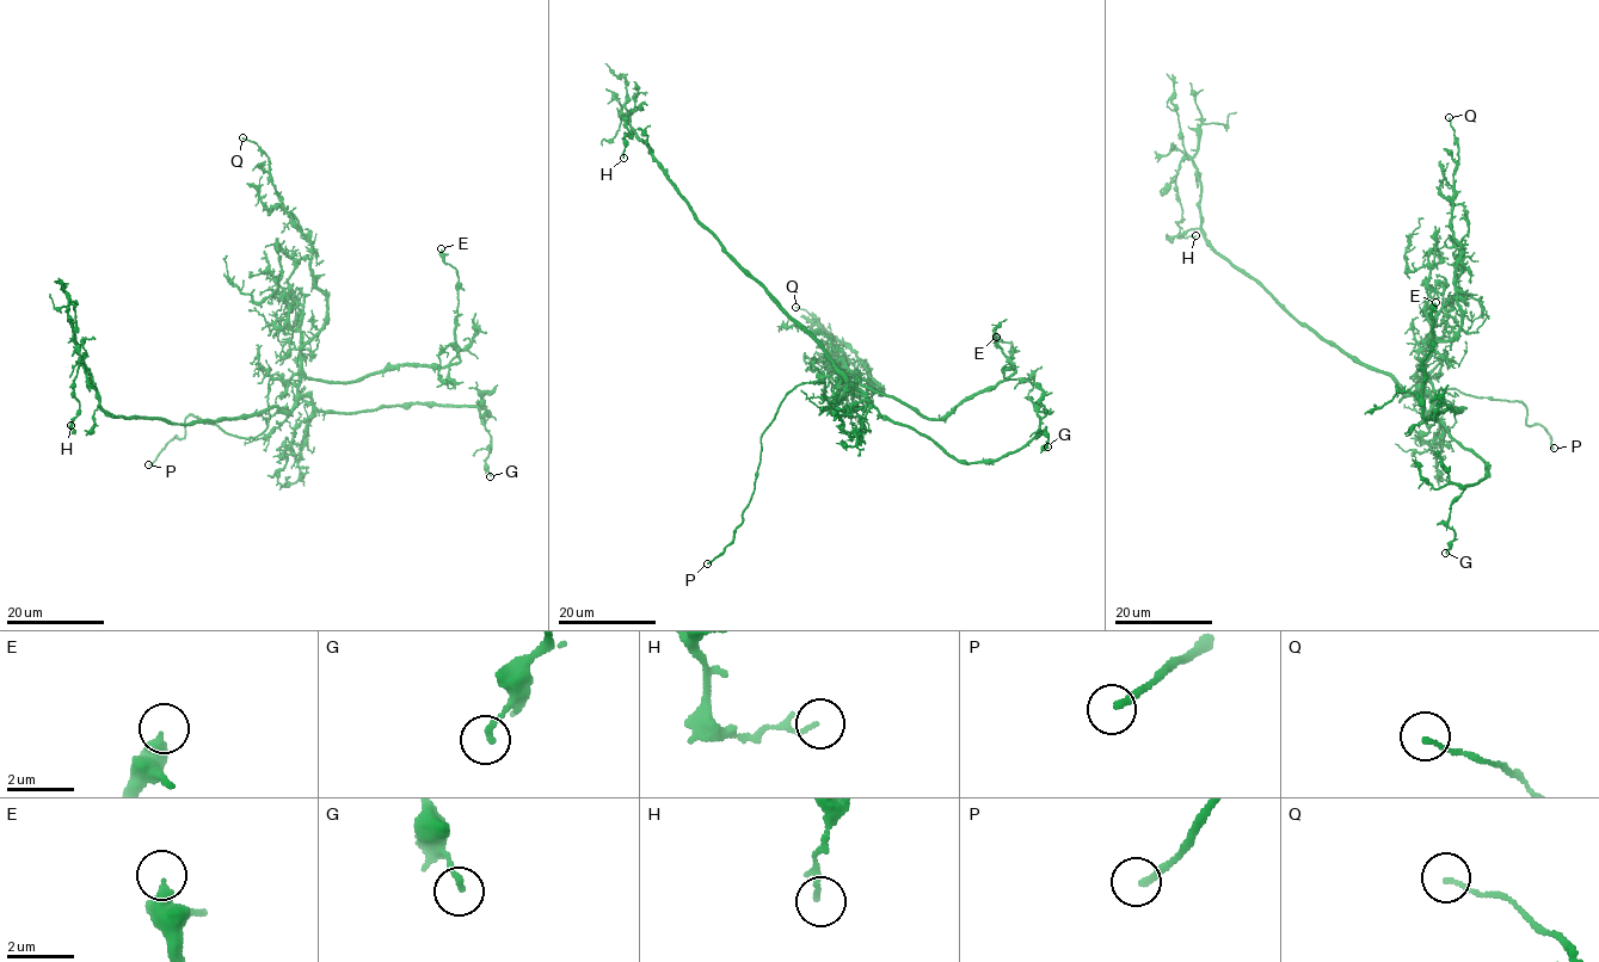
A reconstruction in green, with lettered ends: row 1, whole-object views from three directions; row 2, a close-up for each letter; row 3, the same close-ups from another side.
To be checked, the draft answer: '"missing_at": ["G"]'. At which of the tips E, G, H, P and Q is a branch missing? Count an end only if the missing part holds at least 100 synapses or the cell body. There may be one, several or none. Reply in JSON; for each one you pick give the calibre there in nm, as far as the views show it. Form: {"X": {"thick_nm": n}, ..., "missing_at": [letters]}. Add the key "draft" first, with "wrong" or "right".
{"draft": "wrong", "P": {"thick_nm": 200}, "missing_at": ["P"]}

